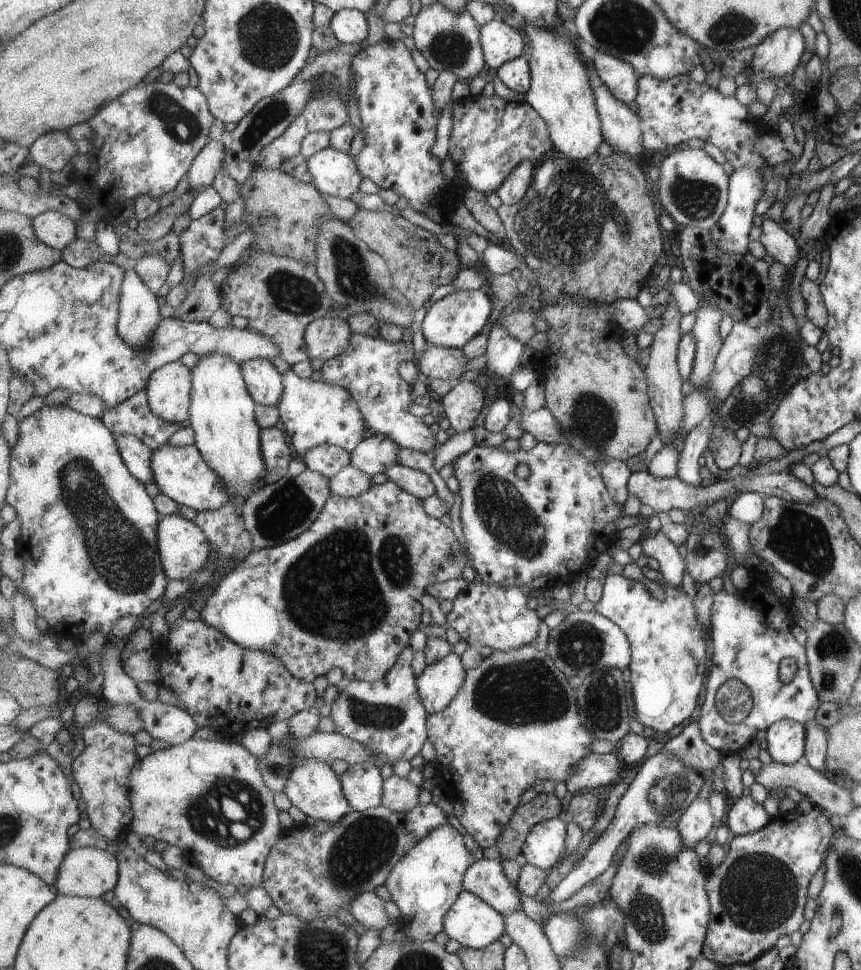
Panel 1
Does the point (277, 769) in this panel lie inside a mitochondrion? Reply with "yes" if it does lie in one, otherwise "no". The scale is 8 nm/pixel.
yes

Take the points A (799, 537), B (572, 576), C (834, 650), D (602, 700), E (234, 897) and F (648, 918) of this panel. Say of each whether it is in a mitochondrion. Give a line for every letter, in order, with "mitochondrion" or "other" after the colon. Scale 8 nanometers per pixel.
A: mitochondrion
B: other
C: mitochondrion
D: mitochondrion
E: other
F: mitochondrion

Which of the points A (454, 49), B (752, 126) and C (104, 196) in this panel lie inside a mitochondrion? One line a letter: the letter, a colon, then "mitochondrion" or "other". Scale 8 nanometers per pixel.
A: mitochondrion
B: other
C: other

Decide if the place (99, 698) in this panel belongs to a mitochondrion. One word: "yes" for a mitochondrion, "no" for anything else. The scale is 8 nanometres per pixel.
no

